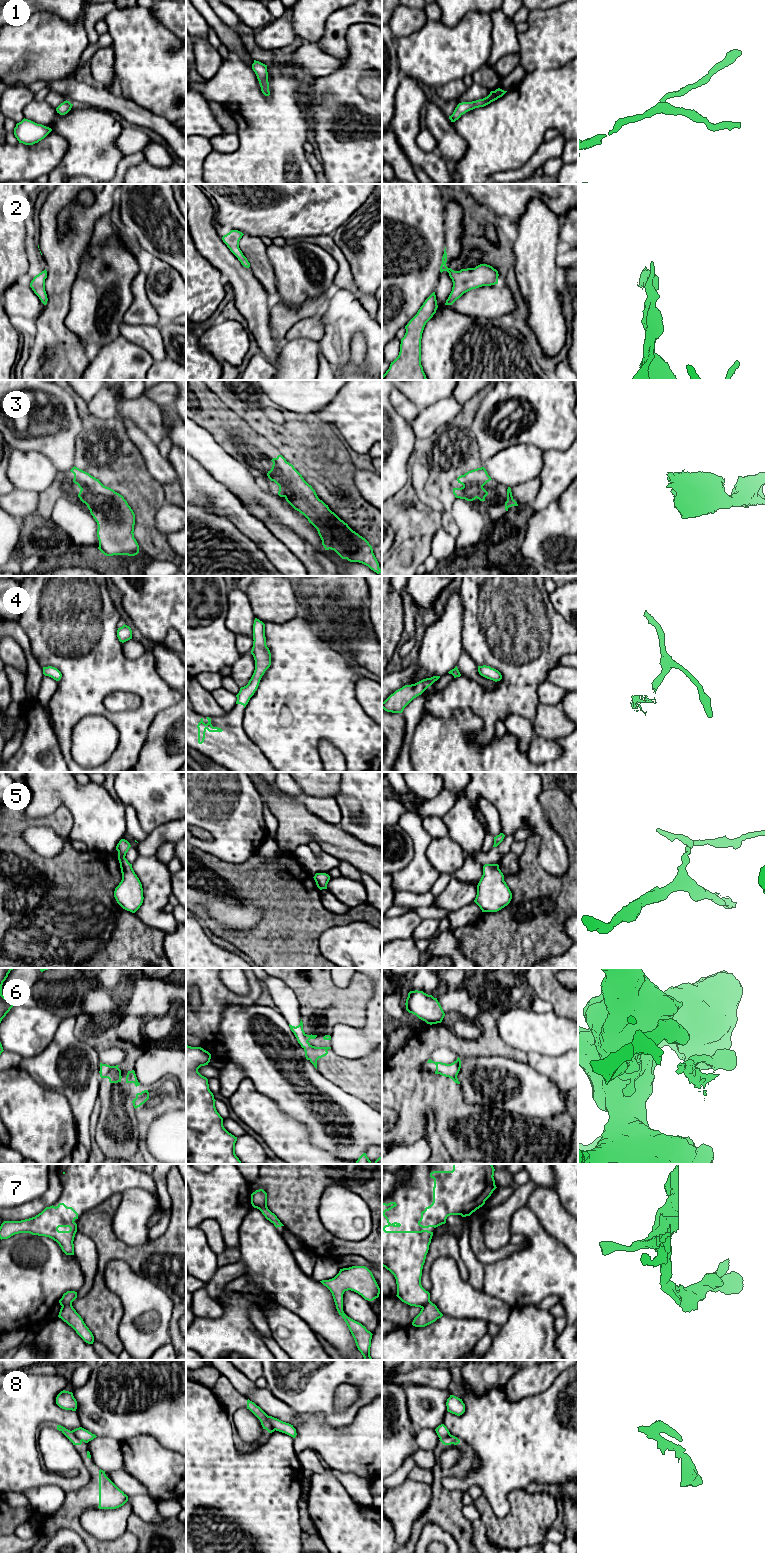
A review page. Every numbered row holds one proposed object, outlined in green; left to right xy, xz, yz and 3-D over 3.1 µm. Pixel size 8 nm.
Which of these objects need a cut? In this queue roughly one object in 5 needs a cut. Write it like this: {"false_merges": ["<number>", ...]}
{"false_merges": ["5", "6", "7", "8"]}

